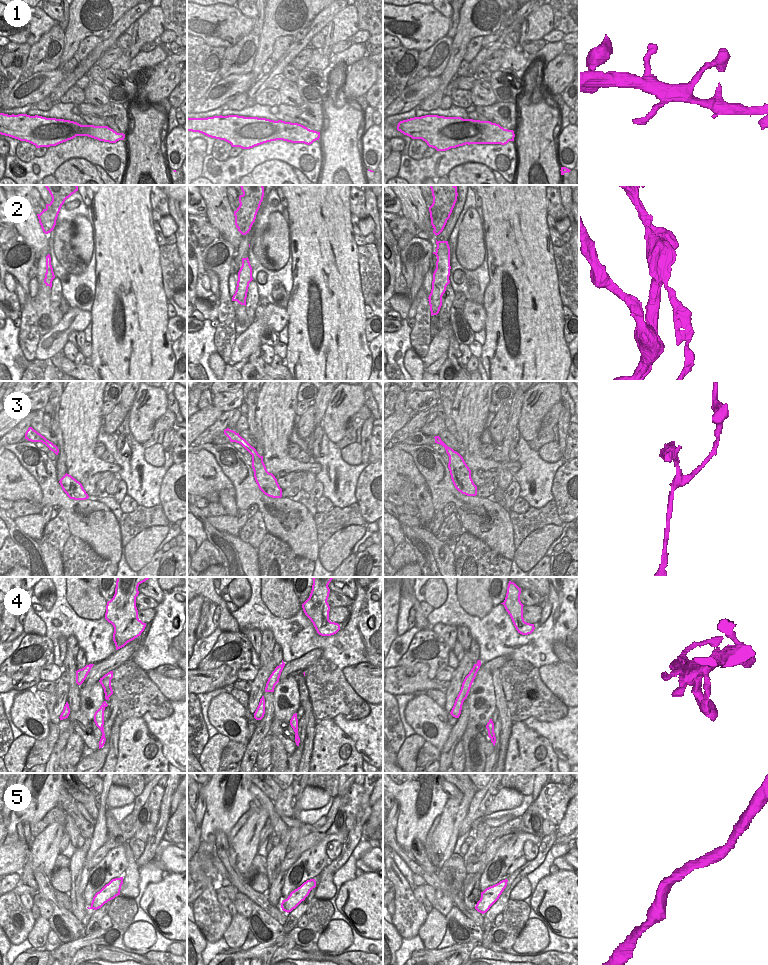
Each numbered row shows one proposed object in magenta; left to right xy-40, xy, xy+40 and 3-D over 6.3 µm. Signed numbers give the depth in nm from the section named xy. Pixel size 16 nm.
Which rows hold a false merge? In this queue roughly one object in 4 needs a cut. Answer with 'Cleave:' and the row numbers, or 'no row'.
Cleave: 2, 3

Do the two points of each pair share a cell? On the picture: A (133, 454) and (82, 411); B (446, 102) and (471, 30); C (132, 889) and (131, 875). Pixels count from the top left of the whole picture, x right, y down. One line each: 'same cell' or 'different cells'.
A: different cells
B: different cells
C: same cell

